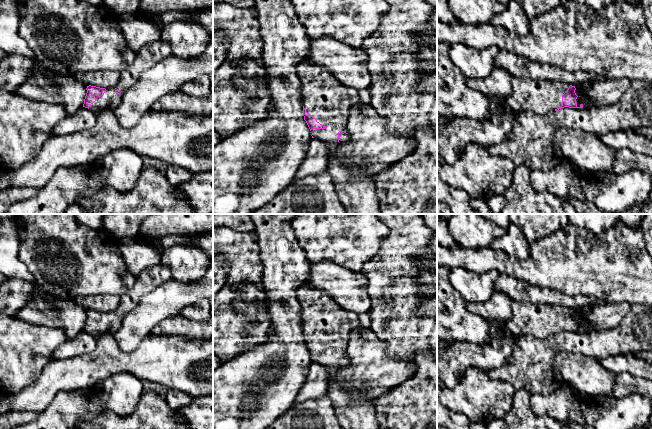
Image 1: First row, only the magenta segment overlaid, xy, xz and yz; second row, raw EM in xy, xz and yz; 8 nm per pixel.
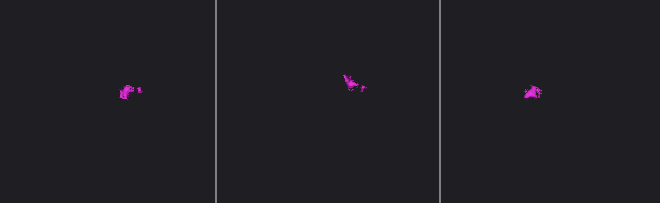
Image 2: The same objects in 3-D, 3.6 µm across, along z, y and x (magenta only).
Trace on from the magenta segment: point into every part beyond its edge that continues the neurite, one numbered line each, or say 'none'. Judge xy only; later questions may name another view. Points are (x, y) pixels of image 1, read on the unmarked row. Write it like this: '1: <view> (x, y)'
1: xy (110, 323)

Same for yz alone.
1: yz (541, 320)

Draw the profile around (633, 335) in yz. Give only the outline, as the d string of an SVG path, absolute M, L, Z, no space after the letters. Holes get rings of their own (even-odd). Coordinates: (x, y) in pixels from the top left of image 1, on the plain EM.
M634 304L622 322L611 329L596 330L594 332L564 331L554 338L539 339L532 334L516 338L511 355L498 368L486 370L488 376L494 380L510 383L515 391L524 389L532 394L549 395L560 388L565 382L555 361L560 351L579 354L595 360L607 356L634 354L652 350L652 306Z

